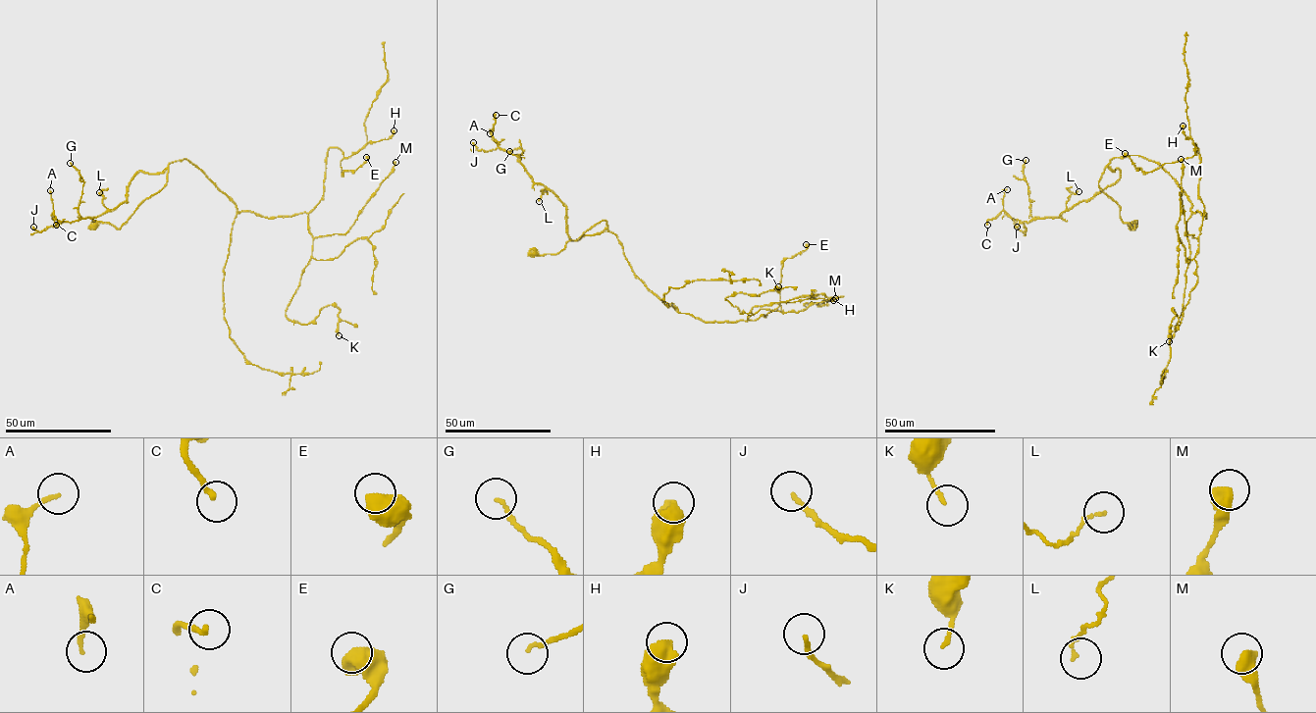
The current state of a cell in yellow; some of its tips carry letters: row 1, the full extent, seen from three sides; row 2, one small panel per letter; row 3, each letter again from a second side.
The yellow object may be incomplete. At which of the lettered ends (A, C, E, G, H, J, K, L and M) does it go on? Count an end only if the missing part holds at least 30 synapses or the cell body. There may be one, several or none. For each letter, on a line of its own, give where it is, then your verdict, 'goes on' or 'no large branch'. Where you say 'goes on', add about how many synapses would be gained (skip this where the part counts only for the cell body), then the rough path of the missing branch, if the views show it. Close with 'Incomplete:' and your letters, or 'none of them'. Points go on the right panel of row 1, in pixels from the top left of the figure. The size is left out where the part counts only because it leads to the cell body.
A: (1007, 189) | no large branch
C: (987, 225) | no large branch
E: (1125, 153) | no large branch
G: (1026, 160) | no large branch
H: (1183, 126) | no large branch
J: (1017, 227) | no large branch
K: (1169, 341) | no large branch
L: (1079, 191) | no large branch
M: (1181, 159) | no large branch
Incomplete: none of them

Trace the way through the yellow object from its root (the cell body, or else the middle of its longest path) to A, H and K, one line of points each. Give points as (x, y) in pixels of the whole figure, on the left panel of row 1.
A: (93, 226), (119, 229), (165, 185), (168, 171), (139, 171), (126, 201), (72, 222), (53, 217), (50, 190)
H: (93, 226), (119, 229), (184, 159), (238, 213), (309, 213), (323, 195), (330, 147), (348, 158), (394, 130)
K: (93, 226), (119, 229), (186, 159), (238, 213), (308, 214), (286, 315), (335, 305), (339, 335)

